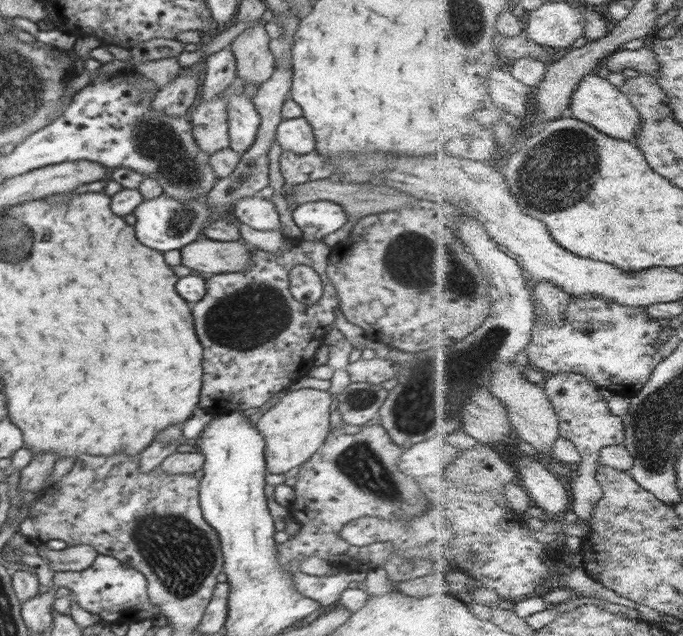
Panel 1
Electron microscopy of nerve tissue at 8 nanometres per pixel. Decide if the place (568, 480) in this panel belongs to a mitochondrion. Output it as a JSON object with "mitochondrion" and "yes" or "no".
{"mitochondrion":"no"}

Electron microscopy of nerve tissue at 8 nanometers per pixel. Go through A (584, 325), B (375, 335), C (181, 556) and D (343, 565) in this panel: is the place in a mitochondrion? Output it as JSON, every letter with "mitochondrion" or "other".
{"A":"mitochondrion","B":"other","C":"mitochondrion","D":"other"}

